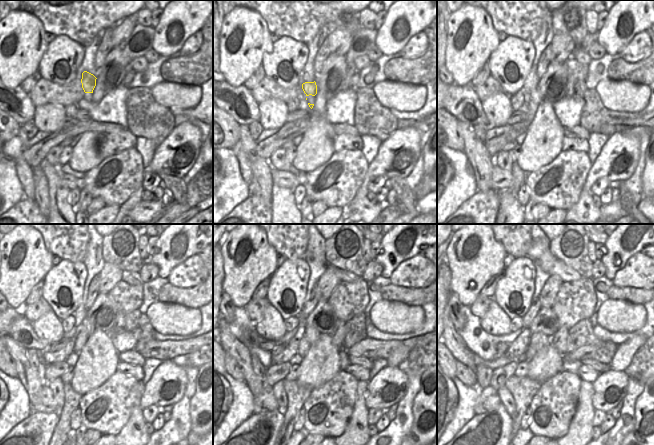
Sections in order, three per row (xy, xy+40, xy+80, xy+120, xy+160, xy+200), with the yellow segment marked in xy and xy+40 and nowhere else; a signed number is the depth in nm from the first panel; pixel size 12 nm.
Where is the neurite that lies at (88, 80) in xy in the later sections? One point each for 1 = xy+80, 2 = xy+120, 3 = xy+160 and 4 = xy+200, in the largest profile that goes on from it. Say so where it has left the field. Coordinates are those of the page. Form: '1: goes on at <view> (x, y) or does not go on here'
1: goes on at xy+80 (534, 102)
2: goes on at xy+120 (87, 329)
3: goes on at xy+160 (311, 336)
4: goes on at xy+200 (537, 341)

